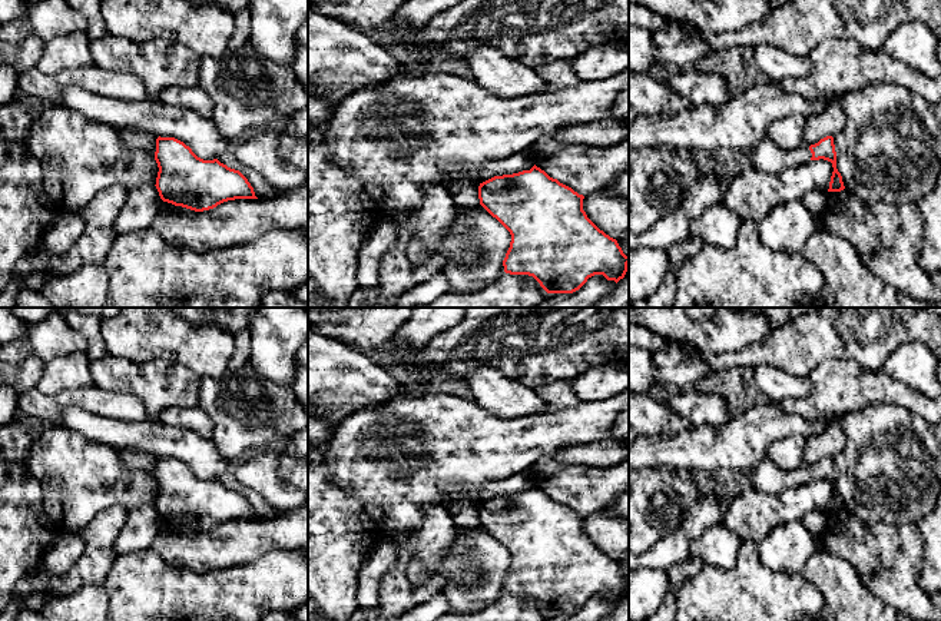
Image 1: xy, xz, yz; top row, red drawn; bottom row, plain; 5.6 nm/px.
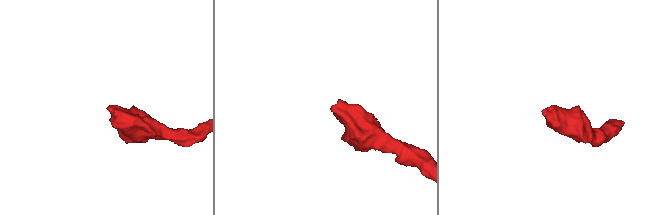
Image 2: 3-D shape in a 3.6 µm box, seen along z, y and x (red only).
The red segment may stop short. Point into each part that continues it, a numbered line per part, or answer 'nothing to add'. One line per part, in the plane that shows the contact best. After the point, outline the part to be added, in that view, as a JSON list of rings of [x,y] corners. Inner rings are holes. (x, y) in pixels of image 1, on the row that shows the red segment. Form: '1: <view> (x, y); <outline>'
1: yz (766, 156); [[[768,136],[749,149],[752,167],[769,175],[779,175],[782,170],[808,163],[812,157],[808,145],[793,150],[779,149]]]

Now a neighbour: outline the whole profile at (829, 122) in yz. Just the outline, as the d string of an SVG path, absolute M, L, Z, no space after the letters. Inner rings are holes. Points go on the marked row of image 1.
M831 102L824 112L805 119L804 142L811 146L826 136L836 136L845 127L845 113L838 102Z

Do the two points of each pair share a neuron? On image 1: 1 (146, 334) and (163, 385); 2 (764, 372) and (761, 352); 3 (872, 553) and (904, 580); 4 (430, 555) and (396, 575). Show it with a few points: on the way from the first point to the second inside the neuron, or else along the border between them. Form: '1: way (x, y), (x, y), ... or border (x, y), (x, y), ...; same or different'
1: border (122, 357), (131, 361), (163, 359), (188, 368); different
2: border (749, 369), (758, 365), (772, 365), (794, 375); different
3: way (881, 557), (895, 571); same
4: way (420, 553), (411, 553), (401, 565); same

